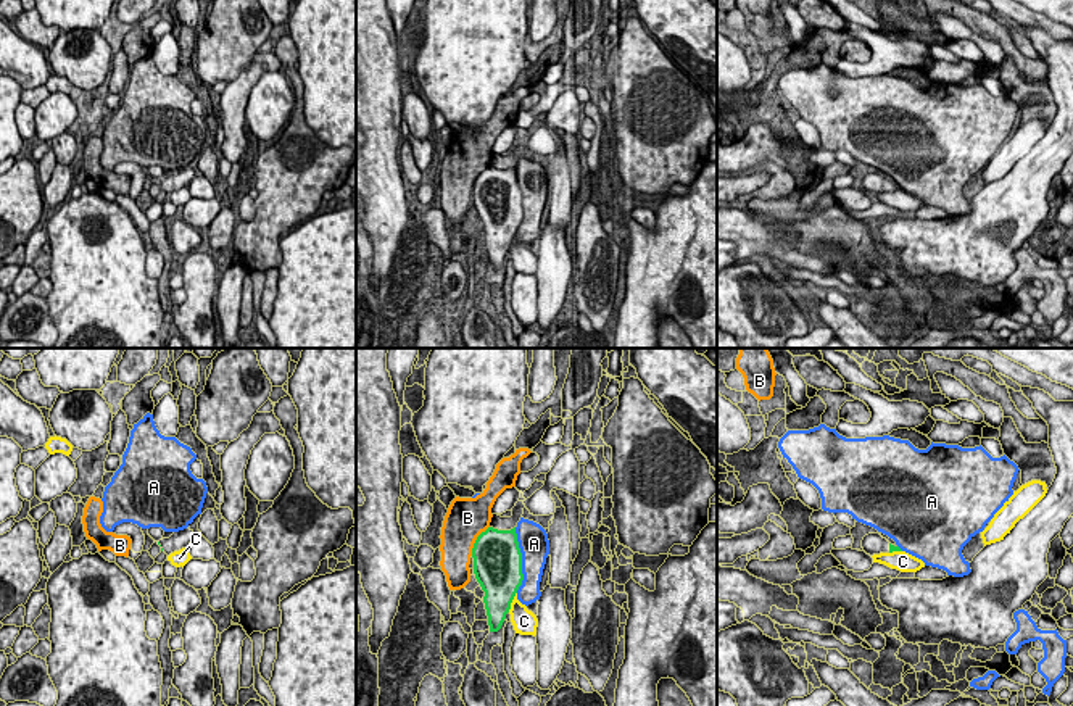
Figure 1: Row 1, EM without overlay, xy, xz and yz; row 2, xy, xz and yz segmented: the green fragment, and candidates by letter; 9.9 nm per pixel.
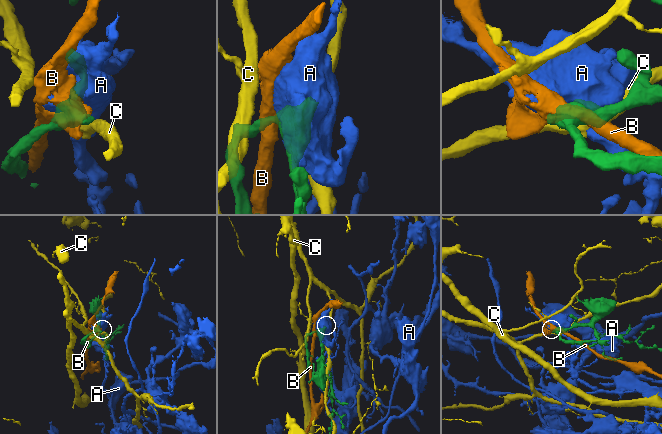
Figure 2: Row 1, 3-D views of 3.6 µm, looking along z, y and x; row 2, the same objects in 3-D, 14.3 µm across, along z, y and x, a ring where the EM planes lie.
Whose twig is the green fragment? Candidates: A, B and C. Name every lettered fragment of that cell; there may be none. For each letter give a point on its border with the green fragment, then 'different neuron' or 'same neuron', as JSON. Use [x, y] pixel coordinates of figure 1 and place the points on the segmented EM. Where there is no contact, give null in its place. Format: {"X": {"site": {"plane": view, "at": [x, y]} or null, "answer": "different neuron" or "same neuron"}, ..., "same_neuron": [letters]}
{"A": {"site": {"plane": "xz", "at": [521, 560]}, "answer": "different neuron"}, "B": {"site": {"plane": "xz", "at": [476, 540]}, "answer": "different neuron"}, "C": {"site": {"plane": "xz", "at": [511, 602]}, "answer": "different neuron"}, "same_neuron": []}

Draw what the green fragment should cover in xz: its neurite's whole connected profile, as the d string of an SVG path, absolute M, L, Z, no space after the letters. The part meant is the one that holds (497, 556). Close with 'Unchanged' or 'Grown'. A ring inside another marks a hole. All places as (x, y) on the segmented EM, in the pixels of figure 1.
M488 527L477 537L472 558L475 579L485 592L490 632L498 632L524 580L516 527L511 530Z. Unchanged

